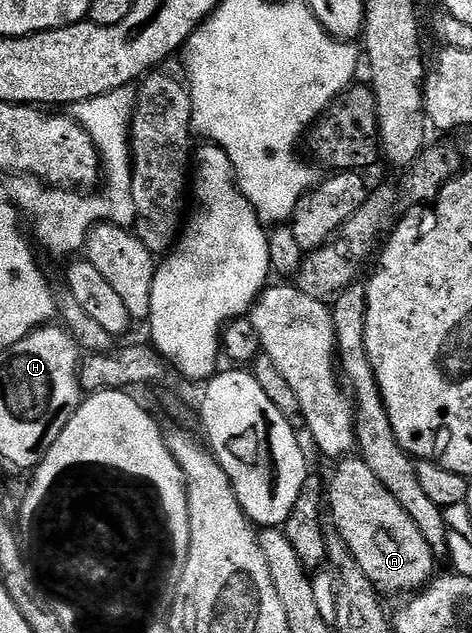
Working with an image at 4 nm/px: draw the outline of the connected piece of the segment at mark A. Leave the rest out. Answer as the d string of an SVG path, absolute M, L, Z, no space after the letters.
M343 458L338 461L335 473L329 480L329 520L333 523L334 531L338 532L340 538L349 546L349 554L357 558L357 566L365 570L365 578L375 587L376 592L391 596L399 596L402 592L414 594L424 587L432 579L436 571L437 558L429 550L429 542L421 538L421 530L413 526L413 518L401 510L401 502L381 486L377 474L365 466L365 462L358 458Z

